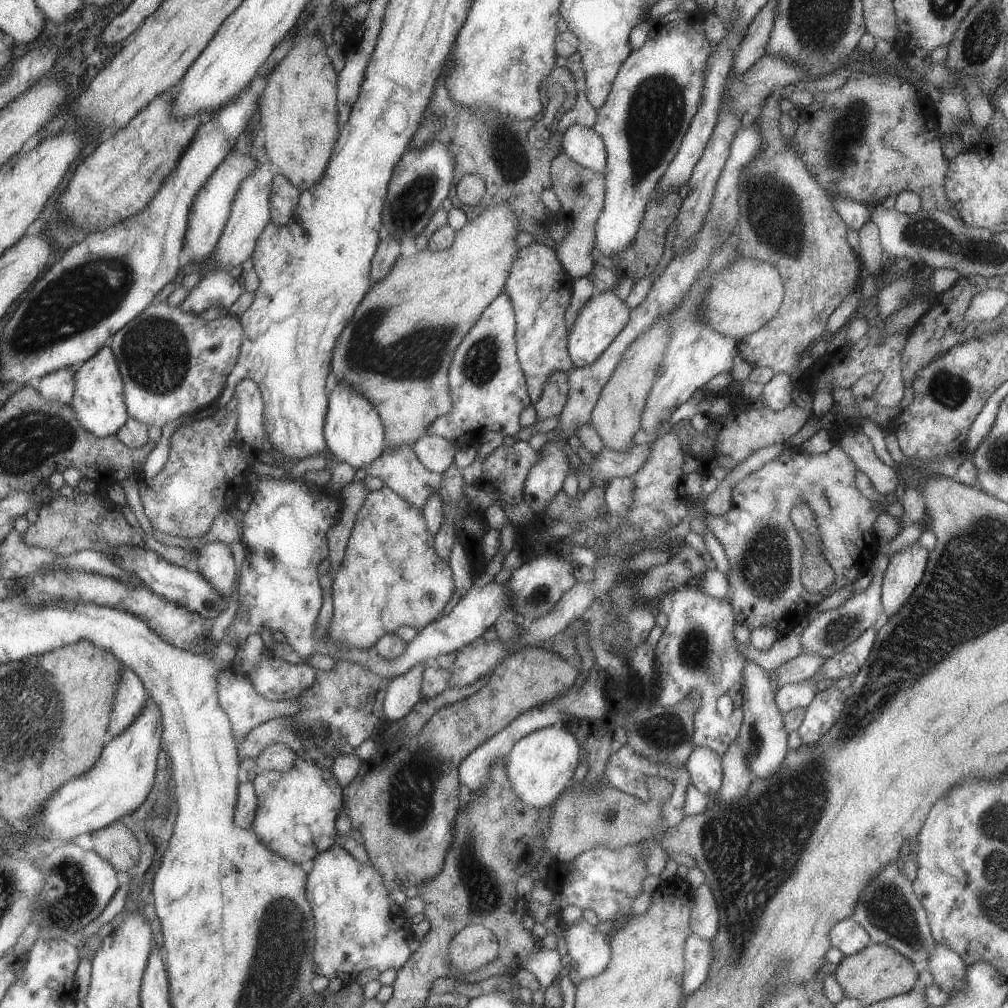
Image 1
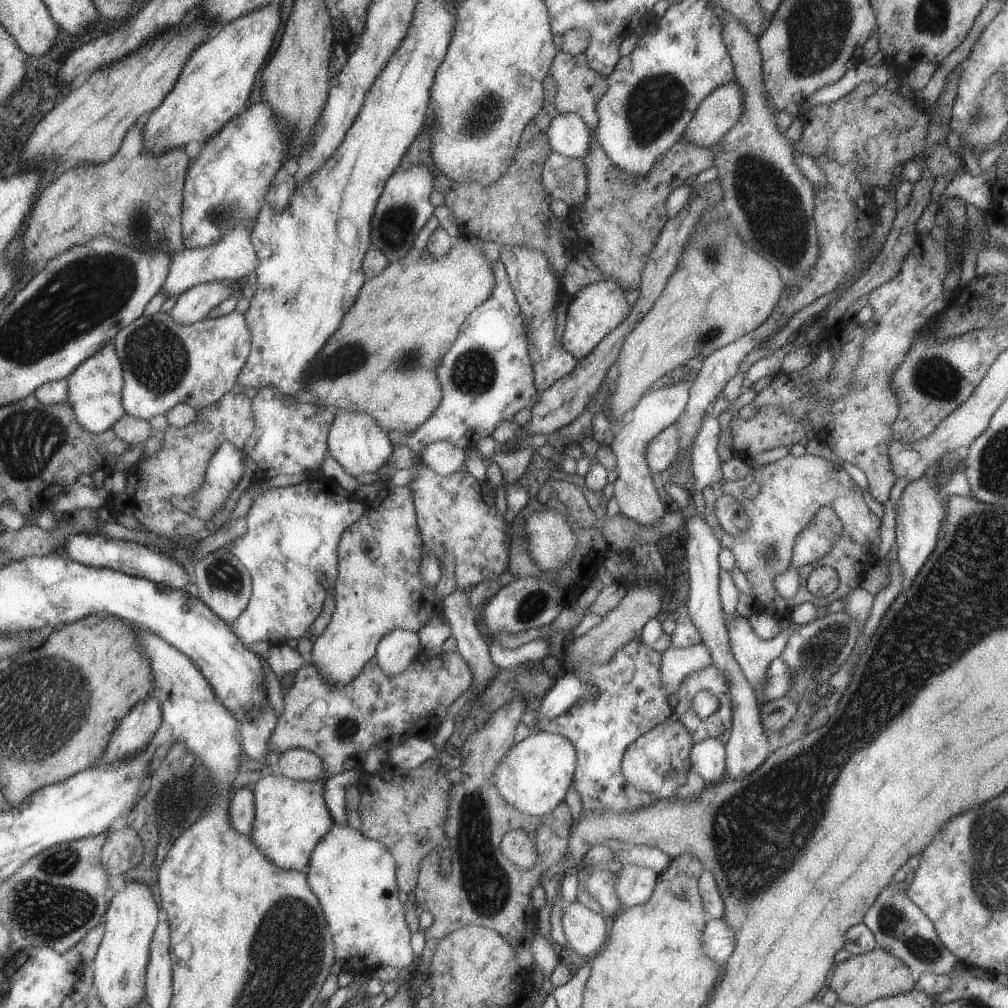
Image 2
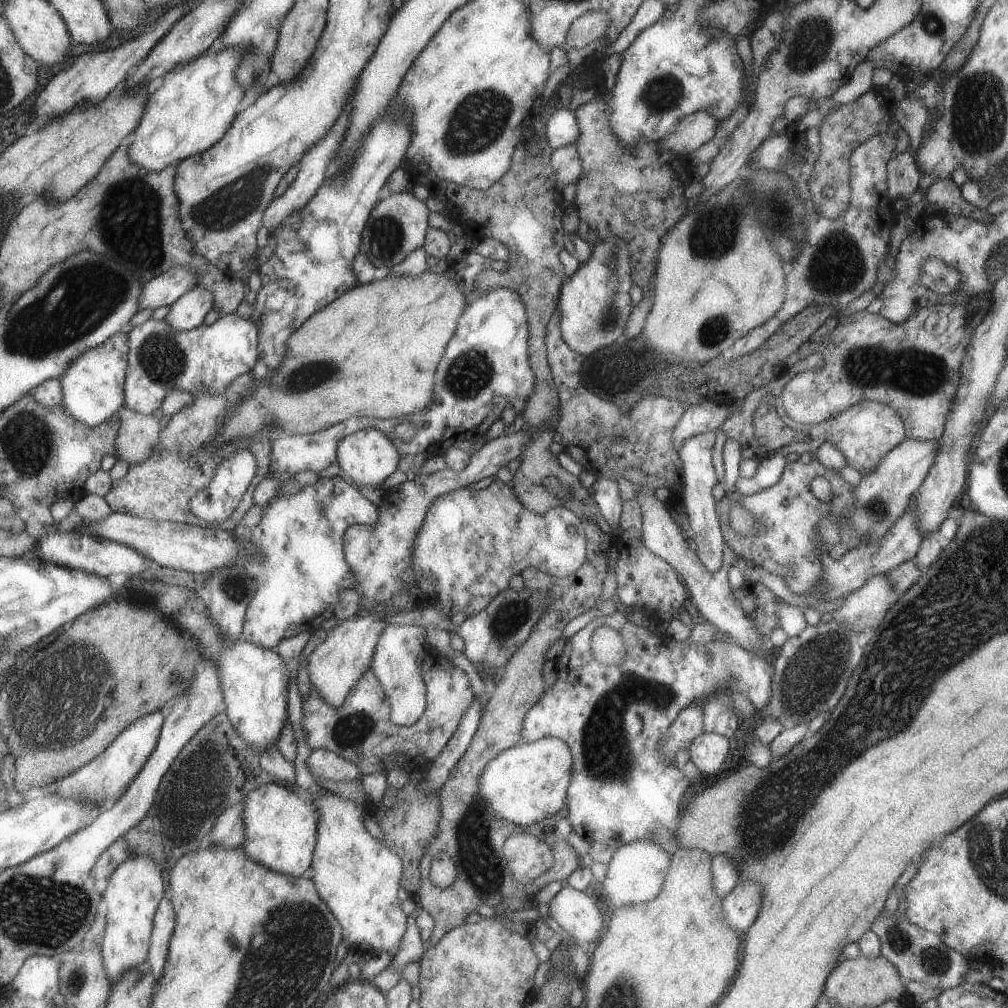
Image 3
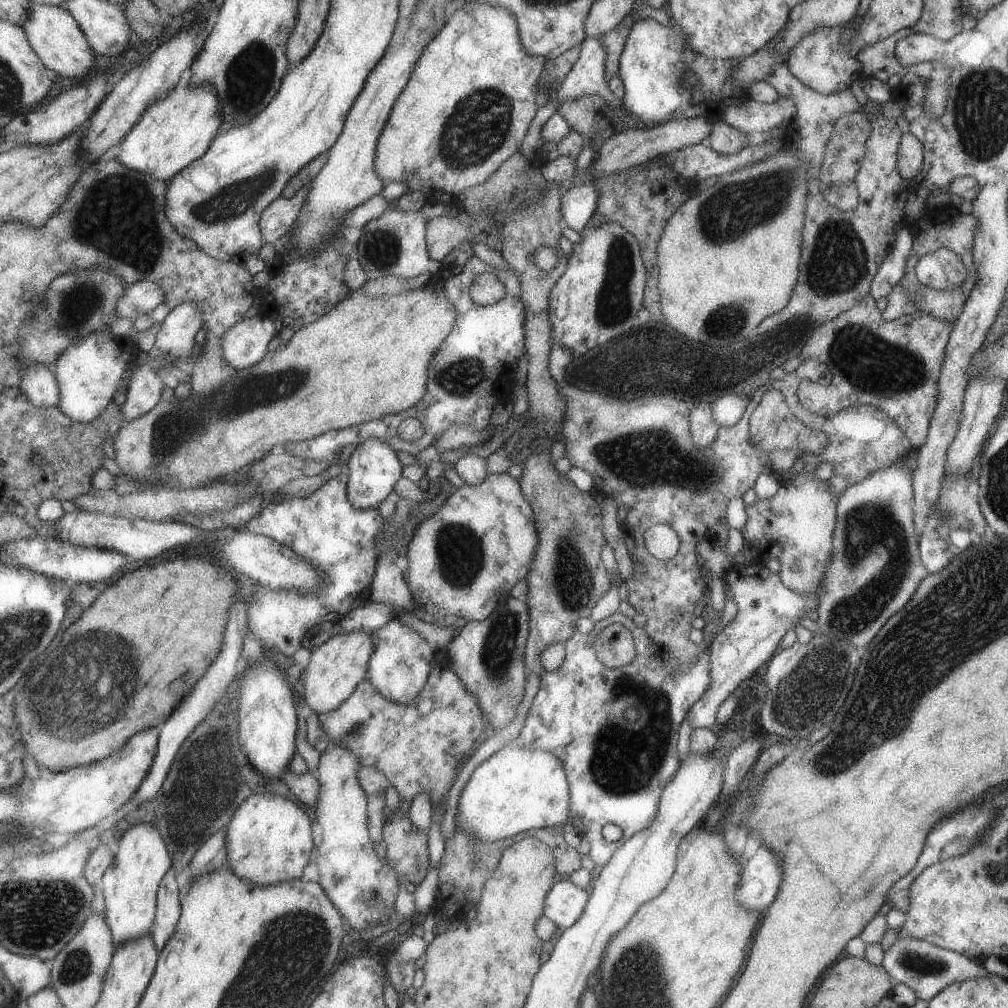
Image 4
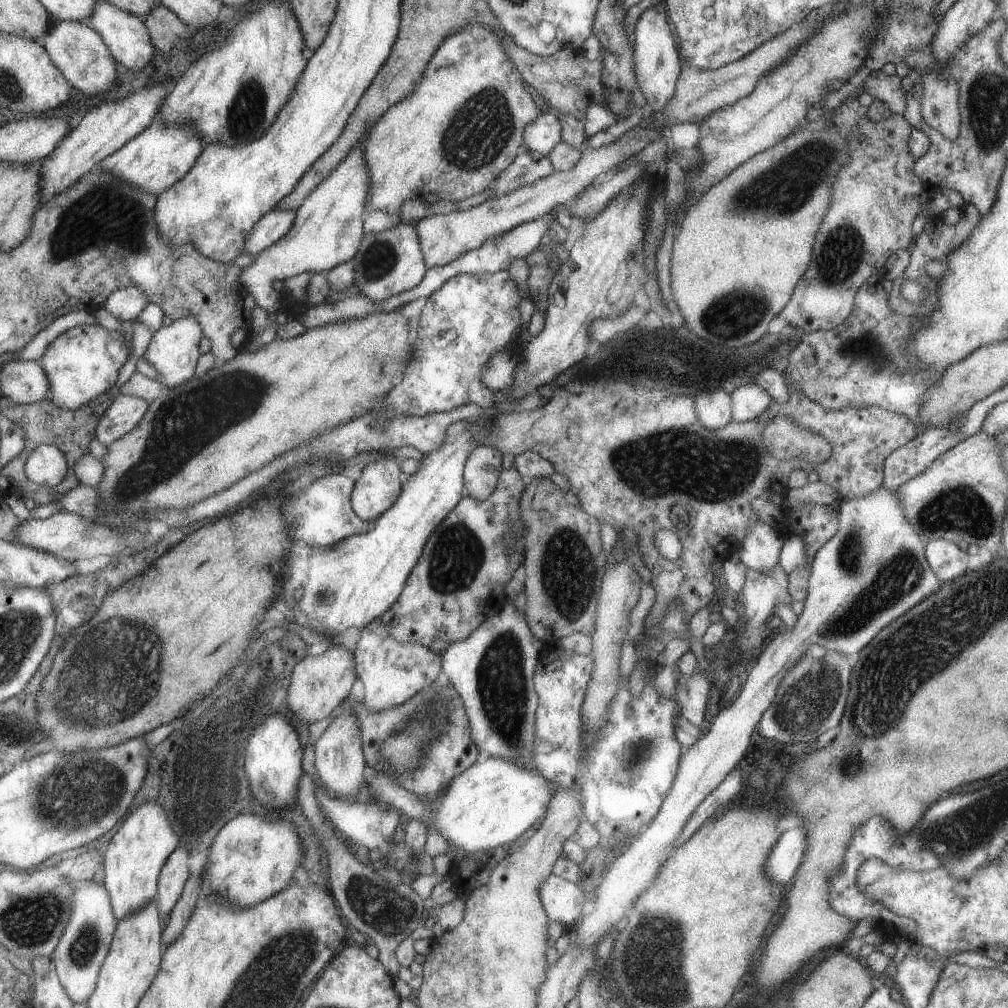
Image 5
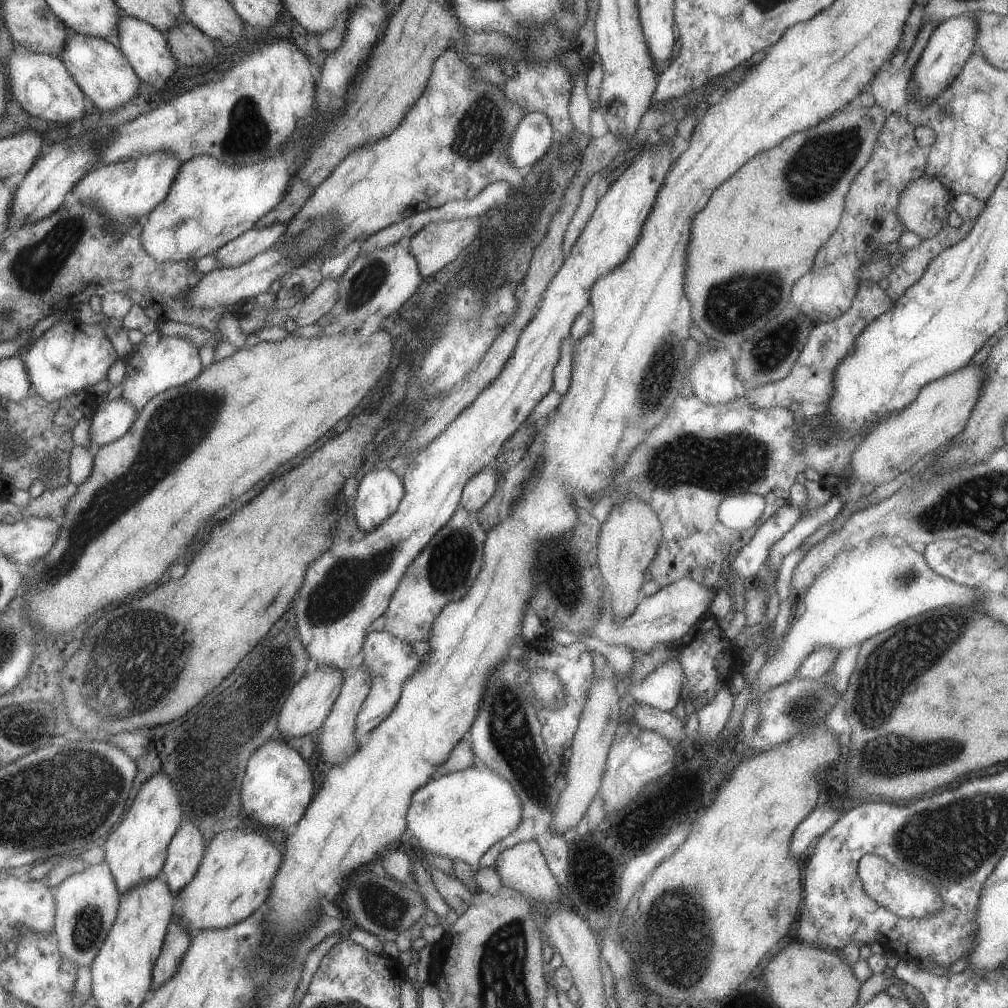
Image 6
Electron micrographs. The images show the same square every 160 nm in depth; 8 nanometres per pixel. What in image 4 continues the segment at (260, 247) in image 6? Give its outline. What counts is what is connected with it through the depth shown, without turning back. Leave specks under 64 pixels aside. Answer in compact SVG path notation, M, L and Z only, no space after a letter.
M310 182L291 198L279 196L263 209L258 222L263 243L276 244L285 232L291 230L309 187Z

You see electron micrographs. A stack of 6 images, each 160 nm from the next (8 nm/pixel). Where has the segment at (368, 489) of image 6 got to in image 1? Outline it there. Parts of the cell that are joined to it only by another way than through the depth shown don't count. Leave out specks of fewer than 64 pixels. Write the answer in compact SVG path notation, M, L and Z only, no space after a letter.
M336 382L328 397L323 428L323 439L333 456L355 470L361 469L375 458L379 458L379 454L387 447L384 435L375 406L363 394L357 394L351 386Z

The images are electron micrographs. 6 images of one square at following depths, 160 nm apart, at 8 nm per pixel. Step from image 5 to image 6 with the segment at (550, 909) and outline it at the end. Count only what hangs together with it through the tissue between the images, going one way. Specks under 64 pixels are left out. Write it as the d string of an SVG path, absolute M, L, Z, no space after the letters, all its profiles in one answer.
M535 840L522 841L511 846L497 856L494 864L495 872L499 876L502 886L507 886L521 895L532 898L543 904L560 904L561 886L557 884L555 876L549 872L539 844Z

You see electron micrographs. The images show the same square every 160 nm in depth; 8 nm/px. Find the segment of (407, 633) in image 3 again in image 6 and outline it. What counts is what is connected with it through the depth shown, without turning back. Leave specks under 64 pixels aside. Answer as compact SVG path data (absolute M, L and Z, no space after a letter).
M371 626L365 632L361 652L363 653L362 664L369 672L370 690L355 718L355 739L373 730L391 714L391 710L399 700L405 680L411 678L411 674L417 672L417 668L423 666L427 658L427 655L417 656L408 643L402 642L387 632L372 630Z

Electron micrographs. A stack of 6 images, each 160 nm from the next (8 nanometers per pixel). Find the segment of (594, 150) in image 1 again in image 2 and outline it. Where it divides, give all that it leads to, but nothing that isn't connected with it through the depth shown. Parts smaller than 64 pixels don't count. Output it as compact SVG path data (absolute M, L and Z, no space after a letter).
M558 113L546 130L549 148L566 157L581 158L589 148L589 128L576 114Z

